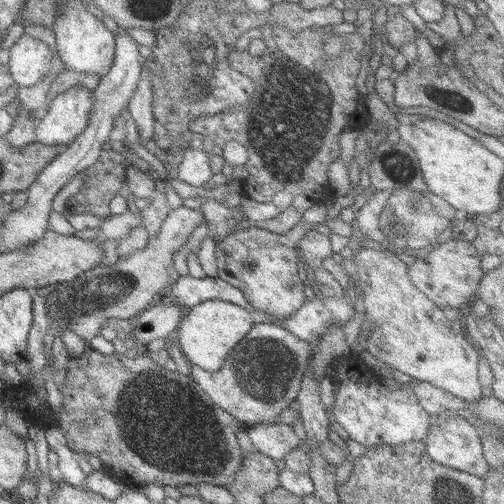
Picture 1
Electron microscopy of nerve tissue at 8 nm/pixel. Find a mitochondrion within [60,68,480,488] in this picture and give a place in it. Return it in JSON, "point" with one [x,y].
{"point":[159,419]}

